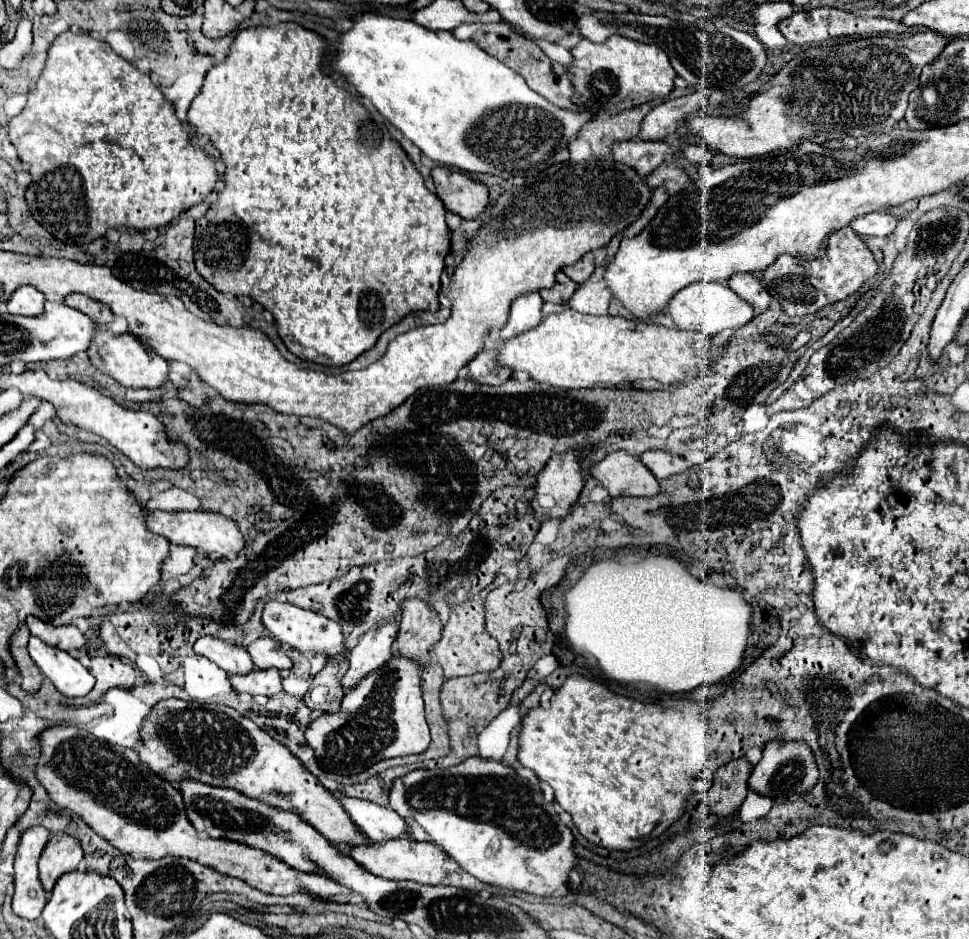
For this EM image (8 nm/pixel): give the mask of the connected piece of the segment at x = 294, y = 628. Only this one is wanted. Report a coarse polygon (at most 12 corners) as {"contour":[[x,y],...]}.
{"contour":[[265,602],[265,628],[299,652],[339,656],[341,628],[317,612]]}

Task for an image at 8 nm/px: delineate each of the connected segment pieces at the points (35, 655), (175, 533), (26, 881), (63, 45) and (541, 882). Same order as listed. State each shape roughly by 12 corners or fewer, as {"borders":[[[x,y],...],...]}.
{"borders":[[[35,636],[29,654],[63,696],[87,696],[95,678]],[[163,512],[147,528],[171,544],[225,558],[243,550],[239,526],[217,512]],[[21,834],[15,854],[13,912],[37,920],[47,902],[37,860],[51,836]],[[59,34],[9,122],[67,244],[149,230],[217,182],[175,106]],[[469,758],[339,800],[371,842],[441,846],[485,884],[567,894],[543,792]]]}

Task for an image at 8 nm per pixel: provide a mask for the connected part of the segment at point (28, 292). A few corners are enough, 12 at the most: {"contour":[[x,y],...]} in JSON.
{"contour":[[23,284],[11,294],[7,310],[37,316],[45,296]]}

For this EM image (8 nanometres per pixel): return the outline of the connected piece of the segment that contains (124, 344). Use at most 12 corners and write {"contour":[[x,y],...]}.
{"contour":[[101,330],[91,362],[119,384],[159,388],[169,360],[133,334]]}

